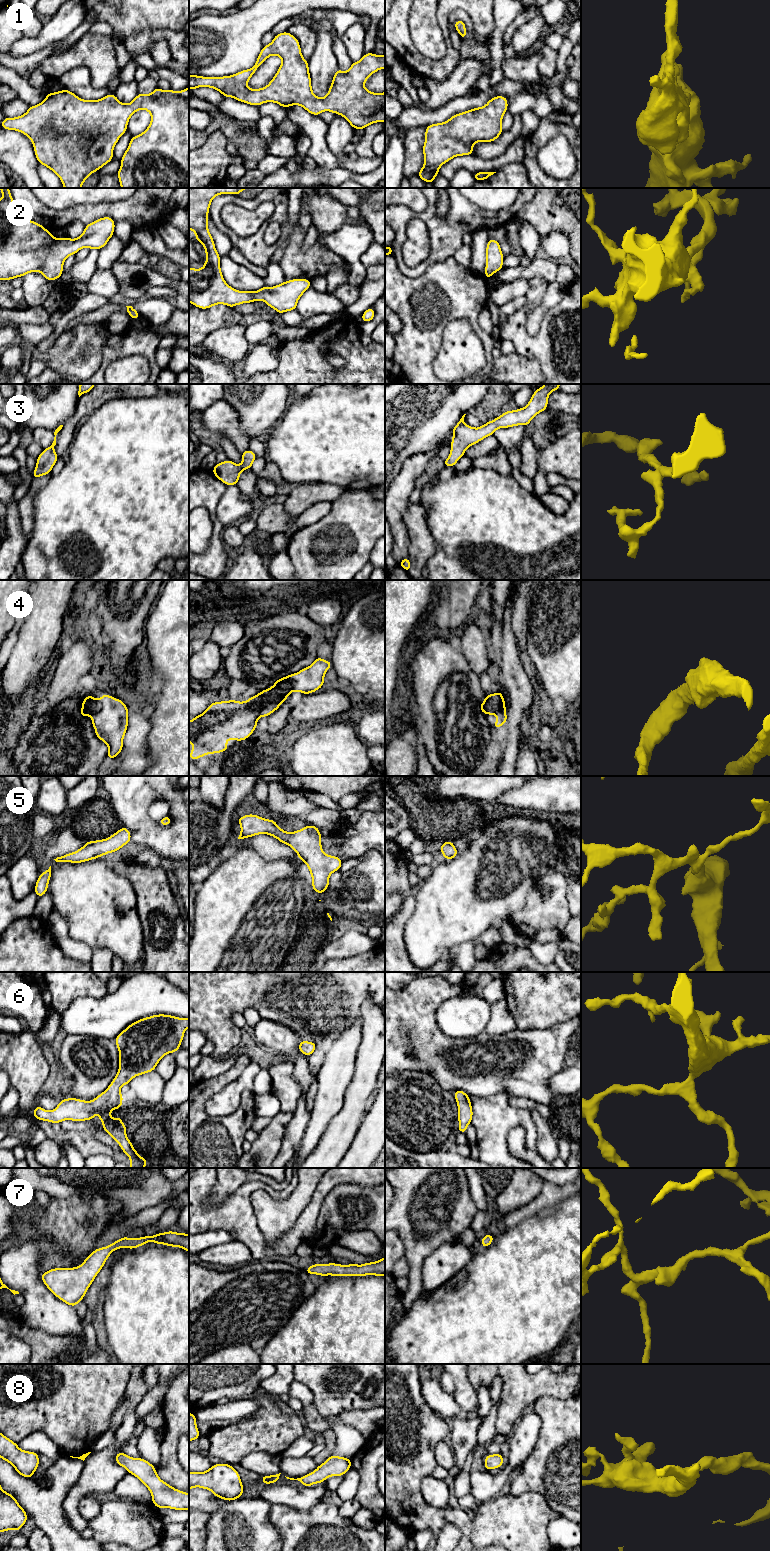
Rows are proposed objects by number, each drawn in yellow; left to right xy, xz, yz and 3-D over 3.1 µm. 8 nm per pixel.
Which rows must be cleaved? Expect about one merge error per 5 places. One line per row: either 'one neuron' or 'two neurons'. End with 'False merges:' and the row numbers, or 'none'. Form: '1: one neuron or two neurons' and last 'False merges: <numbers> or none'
1: one neuron
2: one neuron
3: one neuron
4: one neuron
5: one neuron
6: one neuron
7: one neuron
8: one neuron
False merges: none

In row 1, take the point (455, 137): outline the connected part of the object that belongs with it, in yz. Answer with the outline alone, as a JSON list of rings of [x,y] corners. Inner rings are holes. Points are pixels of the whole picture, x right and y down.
[[[495,96],[483,107],[427,126],[423,145],[424,165],[417,175],[423,182],[434,184],[444,163],[456,156],[473,155],[473,145],[479,141],[495,141],[503,131],[502,118],[507,108],[507,98]]]

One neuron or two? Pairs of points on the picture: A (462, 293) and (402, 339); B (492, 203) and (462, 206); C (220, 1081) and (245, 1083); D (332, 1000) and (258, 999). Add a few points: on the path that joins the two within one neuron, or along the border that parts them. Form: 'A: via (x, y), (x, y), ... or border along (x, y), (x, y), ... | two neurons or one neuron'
A: via (445, 294), (420, 316), (418, 320), (419, 327) | one neuron
B: border along (466, 198), (485, 209), (500, 211) | two neurons
C: border along (247, 1065), (235, 1080), (212, 1096) | two neurons
D: via (314, 1000), (276, 999) | one neuron

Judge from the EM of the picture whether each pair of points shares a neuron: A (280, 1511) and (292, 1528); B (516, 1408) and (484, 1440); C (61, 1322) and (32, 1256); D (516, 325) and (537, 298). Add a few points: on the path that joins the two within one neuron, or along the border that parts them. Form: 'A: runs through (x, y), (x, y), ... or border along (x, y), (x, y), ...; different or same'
A: runs through (281, 1515), (290, 1524); same
B: border along (495, 1405), (495, 1431), (497, 1433); different
C: runs through (45, 1306), (38, 1299), (32, 1288), (32, 1272); same
D: runs through (519, 318), (530, 305); same

